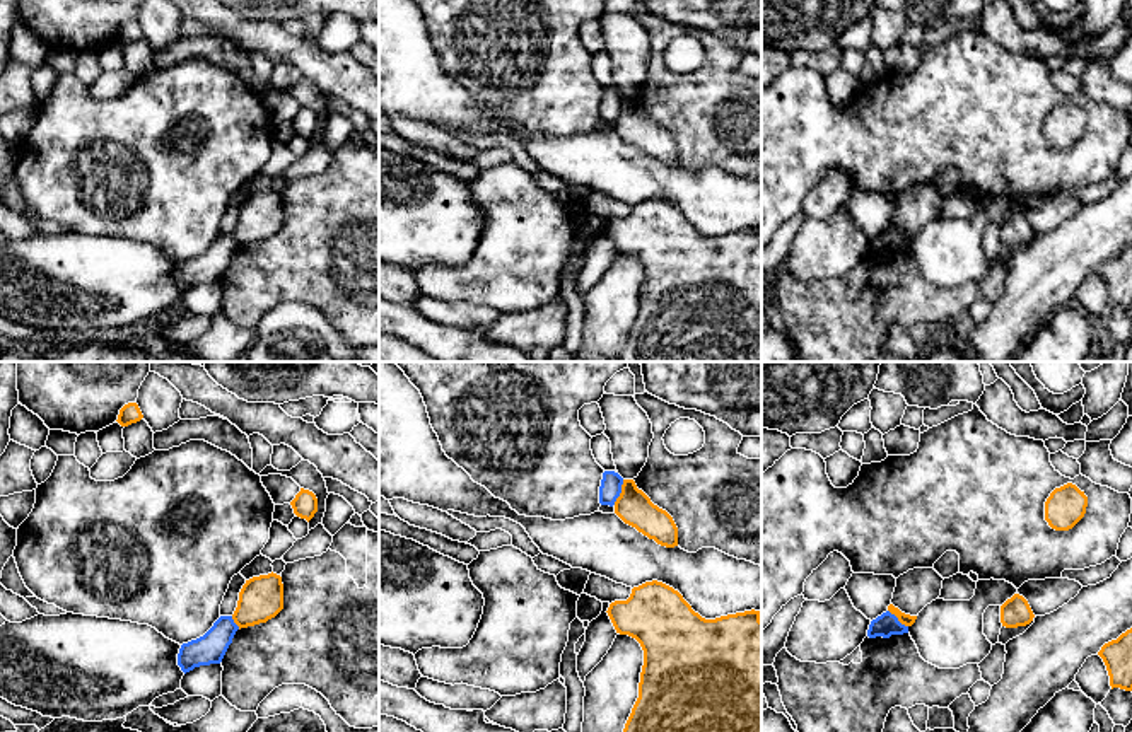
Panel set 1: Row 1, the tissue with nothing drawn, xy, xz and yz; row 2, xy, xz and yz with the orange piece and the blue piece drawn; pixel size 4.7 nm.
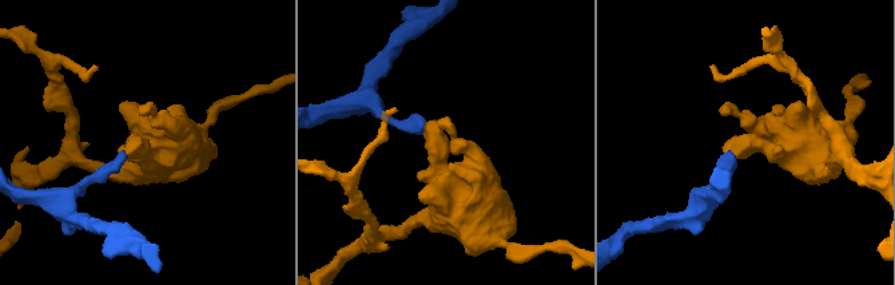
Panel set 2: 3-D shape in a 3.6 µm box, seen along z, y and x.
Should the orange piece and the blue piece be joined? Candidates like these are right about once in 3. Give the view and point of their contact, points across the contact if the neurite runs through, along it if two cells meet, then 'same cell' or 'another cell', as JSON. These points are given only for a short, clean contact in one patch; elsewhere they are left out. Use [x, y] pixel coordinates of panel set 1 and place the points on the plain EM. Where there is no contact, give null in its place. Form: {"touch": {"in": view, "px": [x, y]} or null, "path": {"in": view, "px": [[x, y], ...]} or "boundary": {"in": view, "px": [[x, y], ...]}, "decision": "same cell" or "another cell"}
{"touch": {"in": "xz", "px": [622, 110]}, "boundary": {"in": "xz", "px": [[624, 98], [622, 110], [613, 122]]}, "decision": "another cell"}

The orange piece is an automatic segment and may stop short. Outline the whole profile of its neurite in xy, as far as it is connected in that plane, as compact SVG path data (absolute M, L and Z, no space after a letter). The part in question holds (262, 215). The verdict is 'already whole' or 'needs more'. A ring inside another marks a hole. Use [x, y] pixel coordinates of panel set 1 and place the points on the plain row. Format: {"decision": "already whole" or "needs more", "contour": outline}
{"decision": "already whole", "contour": "M277 191L260 193L246 198L239 210L237 225L232 232L241 246L266 241L283 227L283 201Z"}

